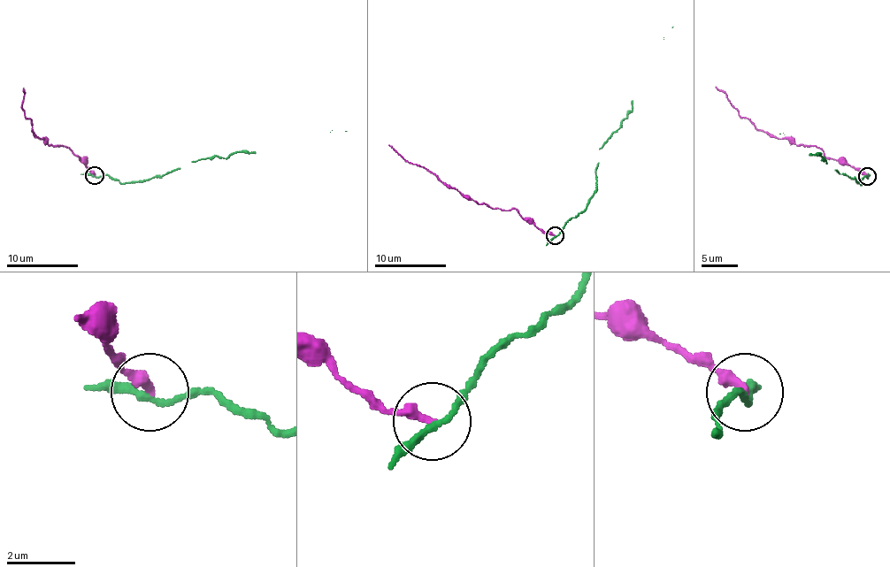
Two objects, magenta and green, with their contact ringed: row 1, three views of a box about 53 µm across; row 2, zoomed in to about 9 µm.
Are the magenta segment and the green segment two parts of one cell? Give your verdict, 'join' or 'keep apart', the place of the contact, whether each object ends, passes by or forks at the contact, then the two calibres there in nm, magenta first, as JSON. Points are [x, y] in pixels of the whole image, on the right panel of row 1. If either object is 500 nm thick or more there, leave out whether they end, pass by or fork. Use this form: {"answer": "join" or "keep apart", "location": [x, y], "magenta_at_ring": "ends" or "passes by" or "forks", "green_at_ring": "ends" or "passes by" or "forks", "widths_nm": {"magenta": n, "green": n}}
{"answer": "keep apart", "location": [867, 176], "magenta_at_ring": "ends", "green_at_ring": "passes by", "widths_nm": {"magenta": 300, "green": 200}}

